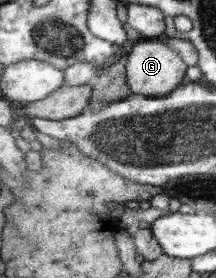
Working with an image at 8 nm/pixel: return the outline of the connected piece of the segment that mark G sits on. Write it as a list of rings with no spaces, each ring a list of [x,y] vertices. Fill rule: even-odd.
[[[142,38],[125,50],[126,61],[128,61],[125,69],[126,84],[136,95],[164,97],[187,80],[185,73],[188,63],[177,50],[170,48],[161,38]]]

